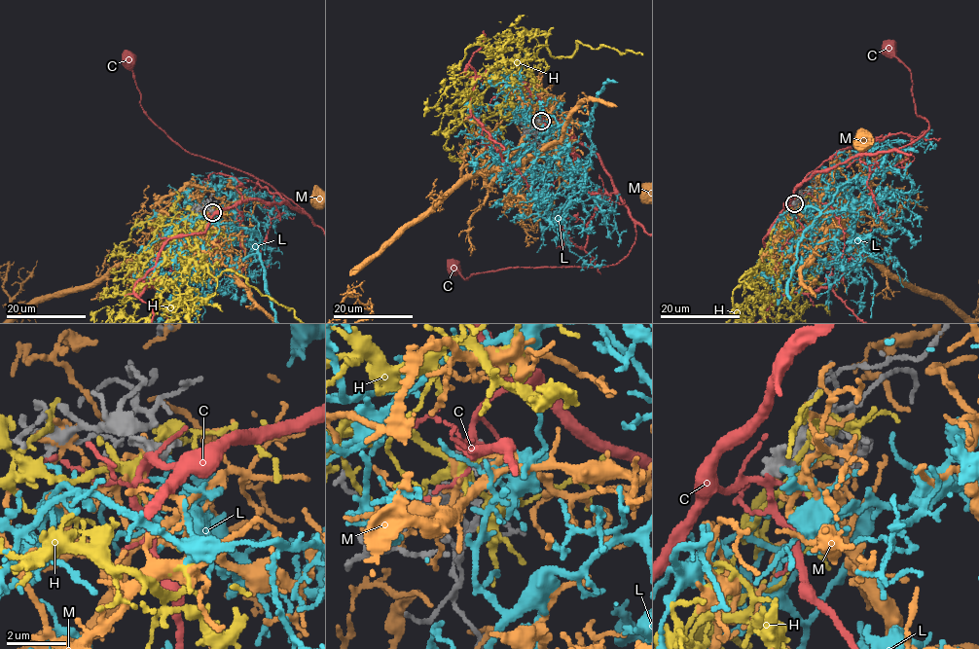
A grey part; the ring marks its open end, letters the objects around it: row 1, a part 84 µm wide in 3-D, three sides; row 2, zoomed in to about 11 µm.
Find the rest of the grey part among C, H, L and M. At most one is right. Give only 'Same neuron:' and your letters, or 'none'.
Same neuron: L

